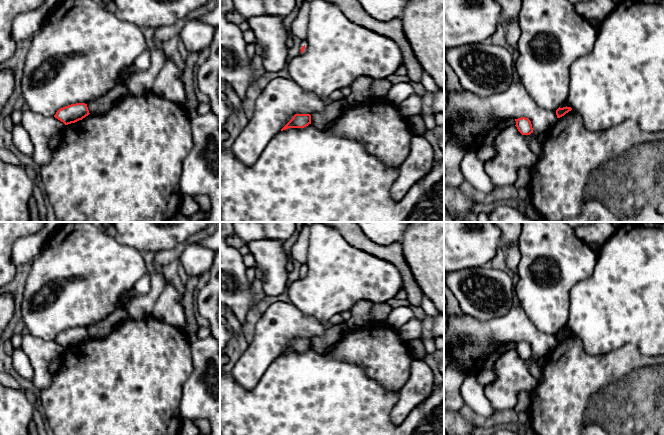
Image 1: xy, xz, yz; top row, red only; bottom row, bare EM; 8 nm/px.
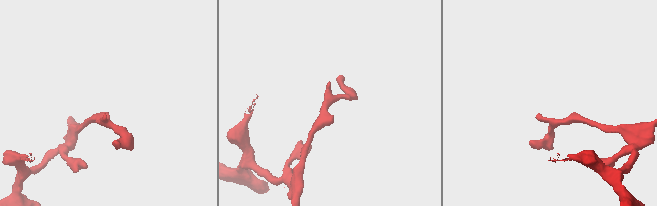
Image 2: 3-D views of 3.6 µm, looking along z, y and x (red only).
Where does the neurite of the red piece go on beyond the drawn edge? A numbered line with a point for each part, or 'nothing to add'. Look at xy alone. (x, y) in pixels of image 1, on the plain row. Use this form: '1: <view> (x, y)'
nothing to add

